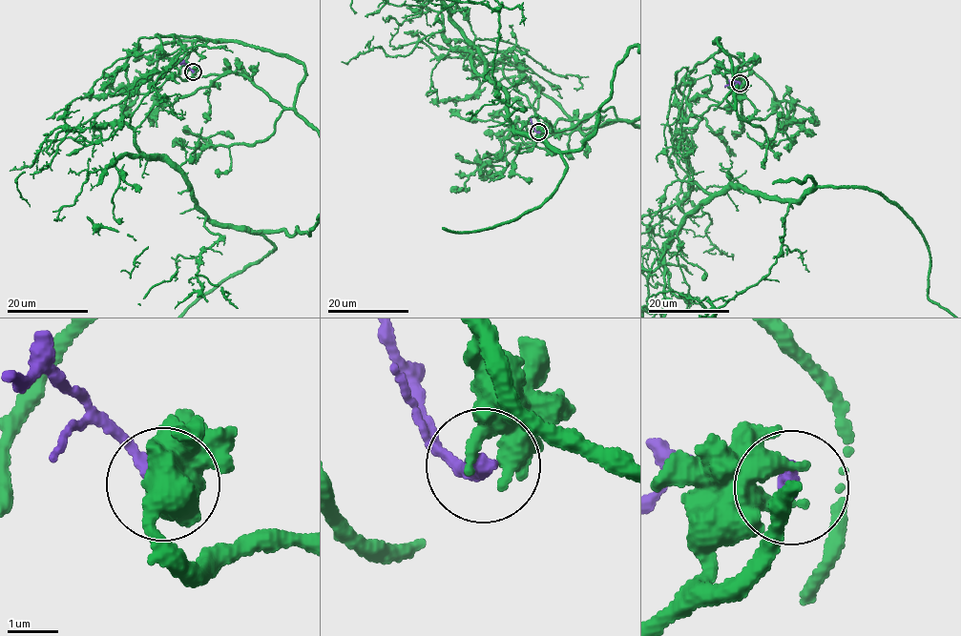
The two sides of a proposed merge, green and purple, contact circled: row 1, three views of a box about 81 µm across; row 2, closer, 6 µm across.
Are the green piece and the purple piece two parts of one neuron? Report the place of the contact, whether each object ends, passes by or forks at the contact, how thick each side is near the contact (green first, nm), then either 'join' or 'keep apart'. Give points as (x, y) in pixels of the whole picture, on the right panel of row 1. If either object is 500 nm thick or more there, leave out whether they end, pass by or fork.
(740, 83) | green ends | purple ends | 340/320 nm | keep apart

